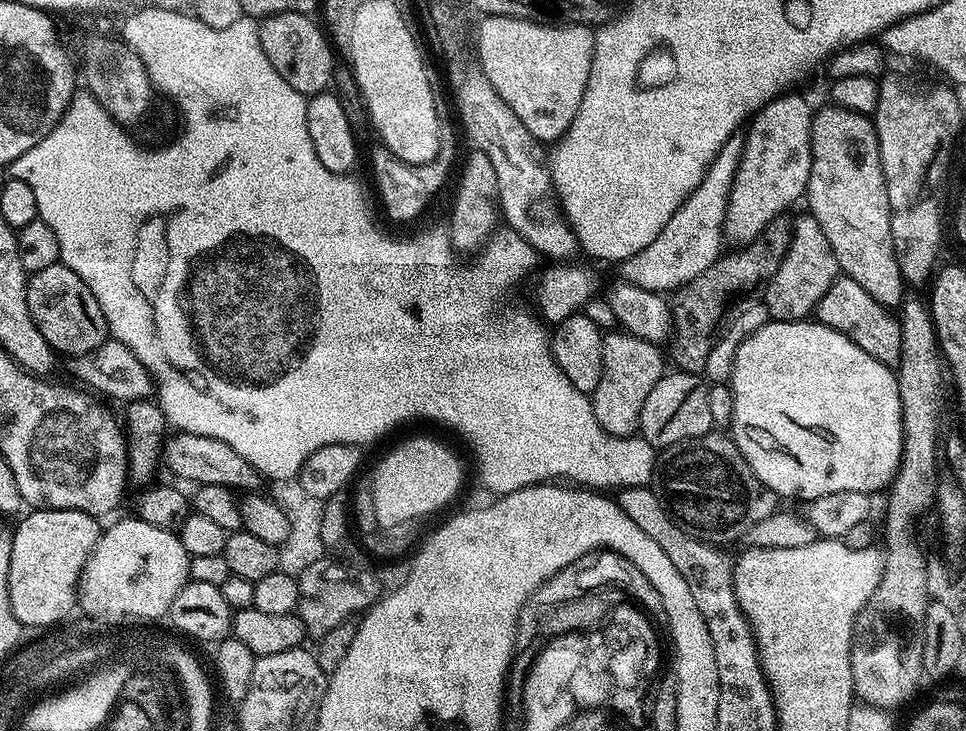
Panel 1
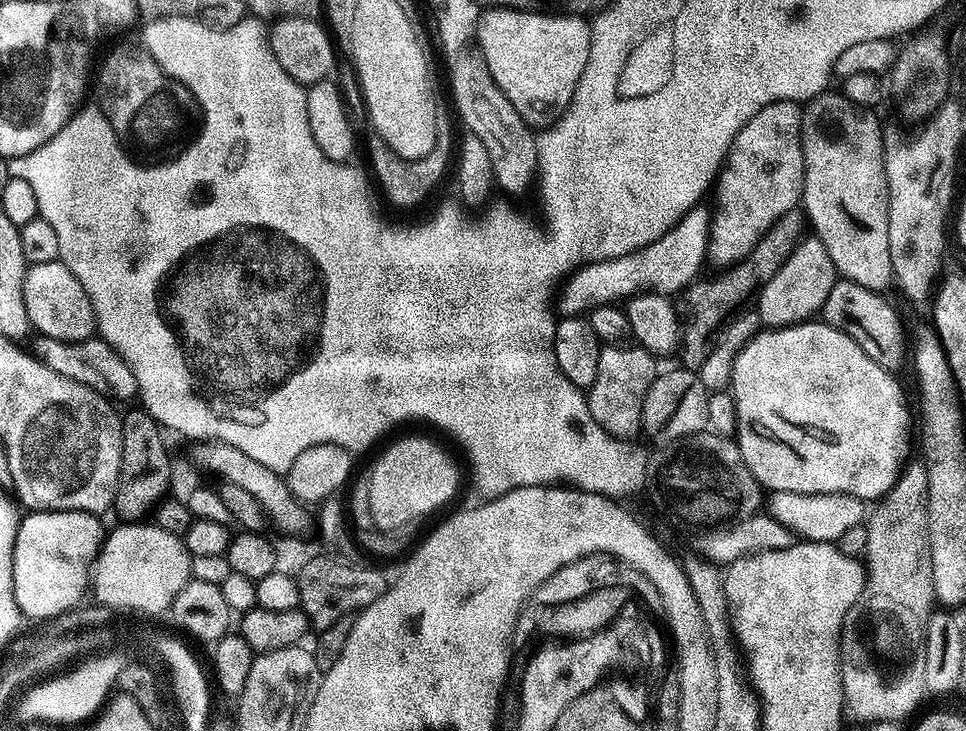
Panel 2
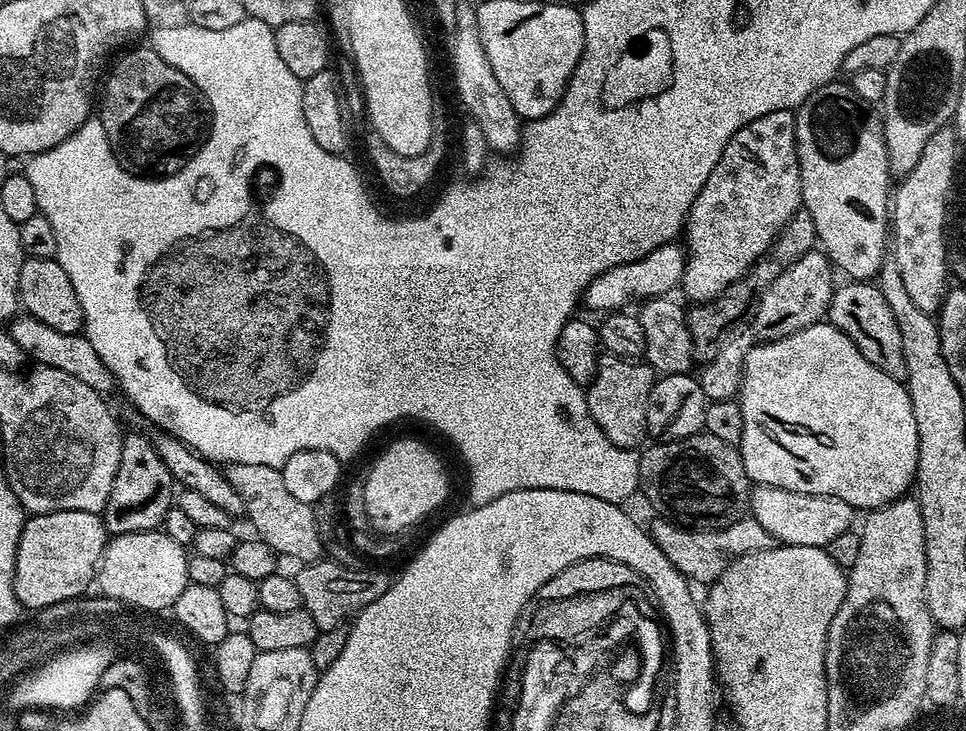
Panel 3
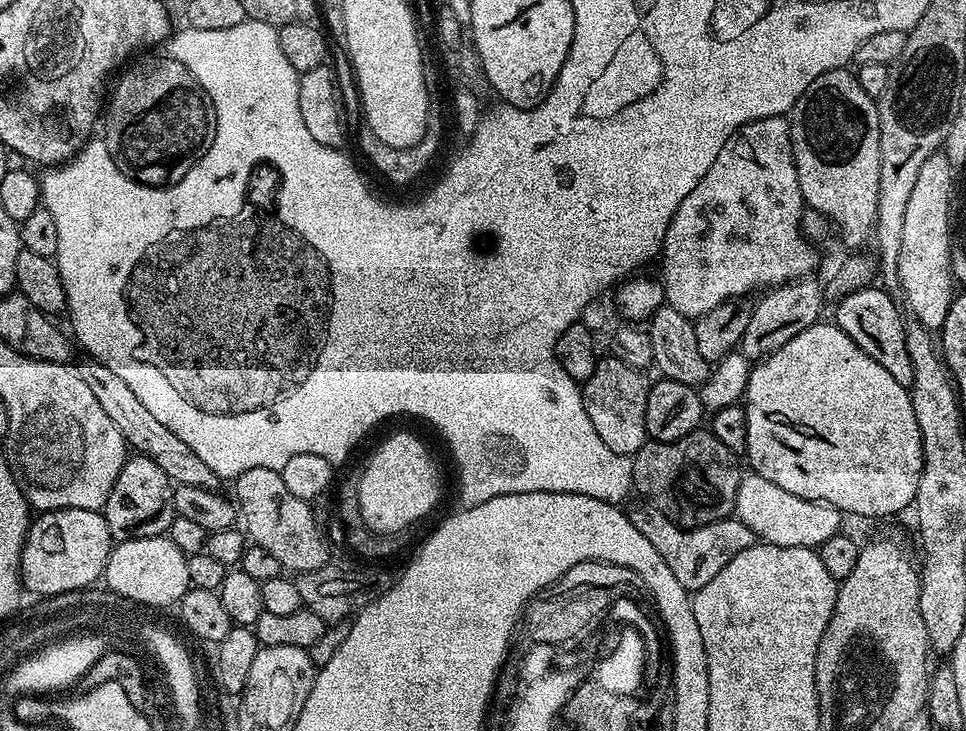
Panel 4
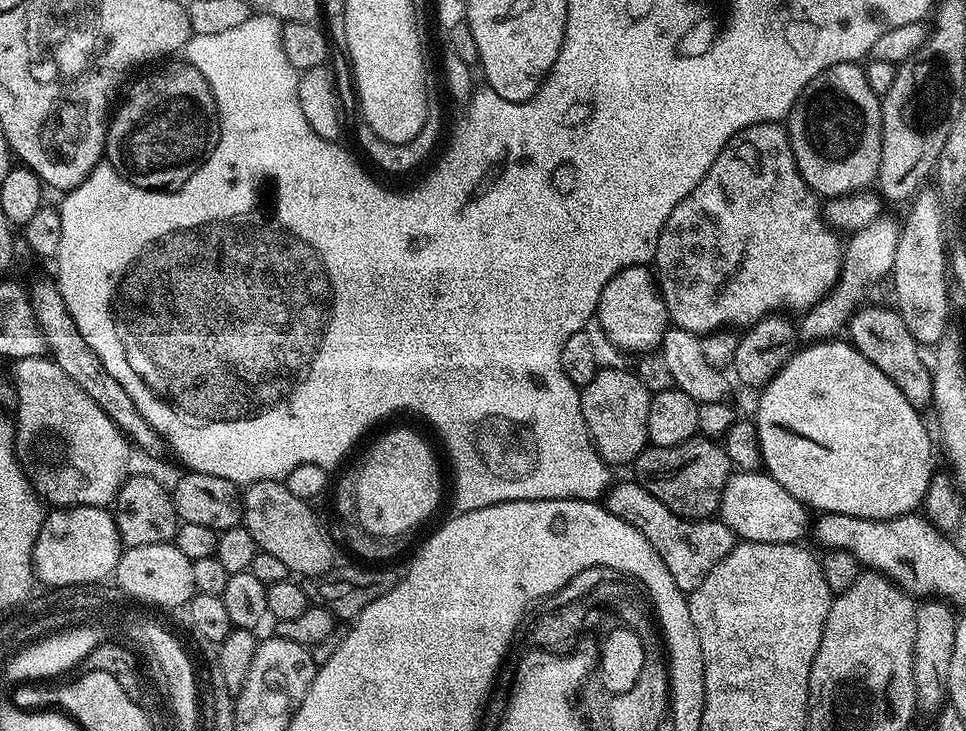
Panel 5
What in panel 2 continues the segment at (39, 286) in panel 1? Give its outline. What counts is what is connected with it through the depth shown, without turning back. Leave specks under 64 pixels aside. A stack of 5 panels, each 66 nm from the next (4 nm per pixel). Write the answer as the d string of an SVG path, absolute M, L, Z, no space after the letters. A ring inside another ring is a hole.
M61 259L29 267L22 282L22 302L26 302L29 325L41 336L58 338L67 344L80 344L97 335L94 306L86 290L82 290L82 282L74 278Z

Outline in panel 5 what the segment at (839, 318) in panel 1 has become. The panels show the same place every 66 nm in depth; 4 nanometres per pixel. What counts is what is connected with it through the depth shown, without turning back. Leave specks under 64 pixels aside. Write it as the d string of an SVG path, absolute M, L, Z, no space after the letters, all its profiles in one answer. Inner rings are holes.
M868 307L857 308L848 322L846 332L847 335L852 335L852 347L859 350L870 362L874 362L874 366L878 366L878 370L882 370L882 374L886 374L886 378L890 378L890 382L894 382L894 386L898 386L898 390L906 394L906 398L915 408L924 410L932 402L932 370L926 360L920 357L921 345L916 343L910 330L906 330L906 322L902 322L895 307Z

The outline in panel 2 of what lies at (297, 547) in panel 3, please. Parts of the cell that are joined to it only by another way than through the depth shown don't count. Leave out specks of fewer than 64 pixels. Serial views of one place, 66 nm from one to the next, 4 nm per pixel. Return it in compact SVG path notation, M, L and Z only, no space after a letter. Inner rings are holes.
M200 442L193 448L196 449L192 452L192 460L198 467L205 468L206 471L213 472L216 476L221 476L219 478L221 481L242 486L242 490L246 490L246 494L250 494L256 499L258 506L264 511L265 517L271 523L273 520L281 528L281 533L303 533L303 528L308 524L308 516L304 513L305 505L292 496L285 477L281 473L270 470L270 466L262 466L262 462L257 462L255 458L242 454L242 450L229 444Z

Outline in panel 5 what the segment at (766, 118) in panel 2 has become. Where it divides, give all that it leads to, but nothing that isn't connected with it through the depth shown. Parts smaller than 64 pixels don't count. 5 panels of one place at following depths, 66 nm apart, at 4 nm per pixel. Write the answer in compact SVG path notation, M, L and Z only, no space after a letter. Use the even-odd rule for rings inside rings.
M773 122L755 124L734 134L734 138L730 138L730 142L722 150L722 154L718 154L718 158L714 158L714 166L710 166L710 170L702 178L702 182L698 182L698 186L694 186L694 190L690 190L690 194L686 194L686 198L682 198L682 202L678 202L678 206L674 206L674 210L670 210L670 218L666 218L666 226L662 226L662 234L658 234L654 275L660 296L668 311L669 321L675 327L687 332L703 334L715 332L723 326L740 326L736 324L748 326L764 316L788 310L784 308L800 308L799 310L811 308L835 286L840 273L841 259L841 237L831 228L827 228L822 220L818 197L804 181L796 165L792 143L788 141L788 129L783 123Z

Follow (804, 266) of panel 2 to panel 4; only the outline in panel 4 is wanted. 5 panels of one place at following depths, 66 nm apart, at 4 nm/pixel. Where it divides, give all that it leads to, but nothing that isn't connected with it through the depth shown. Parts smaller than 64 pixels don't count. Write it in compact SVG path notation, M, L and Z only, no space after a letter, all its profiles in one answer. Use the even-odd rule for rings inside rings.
M812 278L794 280L791 284L781 284L779 288L771 289L759 297L761 300L752 308L746 334L740 340L739 351L743 352L749 361L759 362L765 356L780 351L782 346L786 346L786 342L790 342L790 338L821 319L824 296L814 281Z

